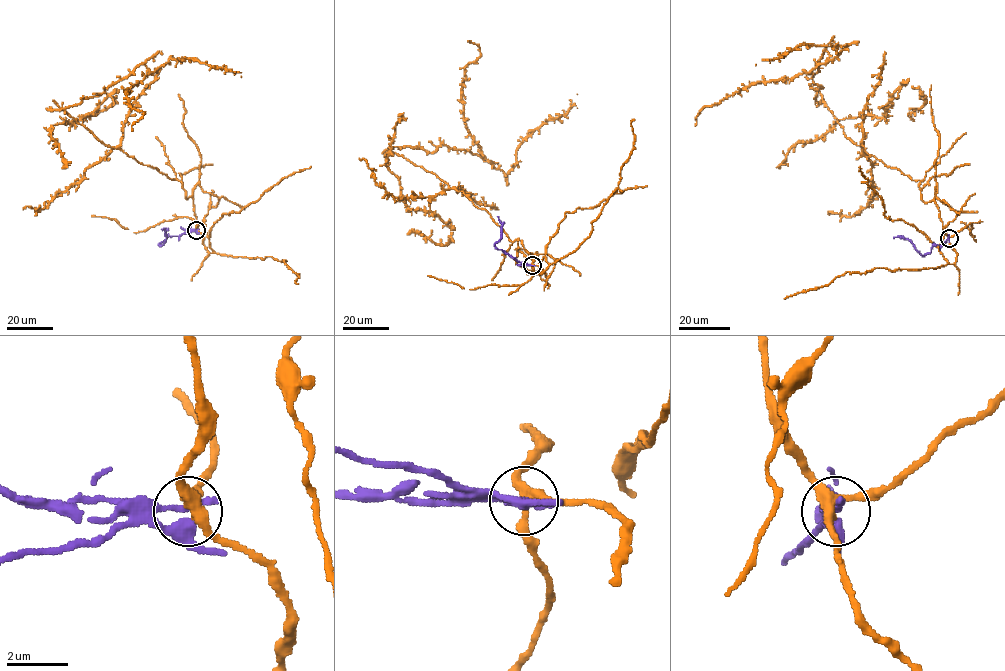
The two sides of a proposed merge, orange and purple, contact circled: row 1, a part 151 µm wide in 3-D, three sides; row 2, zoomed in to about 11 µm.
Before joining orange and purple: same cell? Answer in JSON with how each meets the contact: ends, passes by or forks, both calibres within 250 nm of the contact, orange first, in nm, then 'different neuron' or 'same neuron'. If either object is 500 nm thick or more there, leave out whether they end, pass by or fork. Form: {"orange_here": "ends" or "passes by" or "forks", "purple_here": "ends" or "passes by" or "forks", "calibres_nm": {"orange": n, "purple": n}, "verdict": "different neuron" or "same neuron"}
{"orange_here": "forks", "purple_here": "ends", "calibres_nm": {"orange": 320, "purple": 240}, "verdict": "different neuron"}

